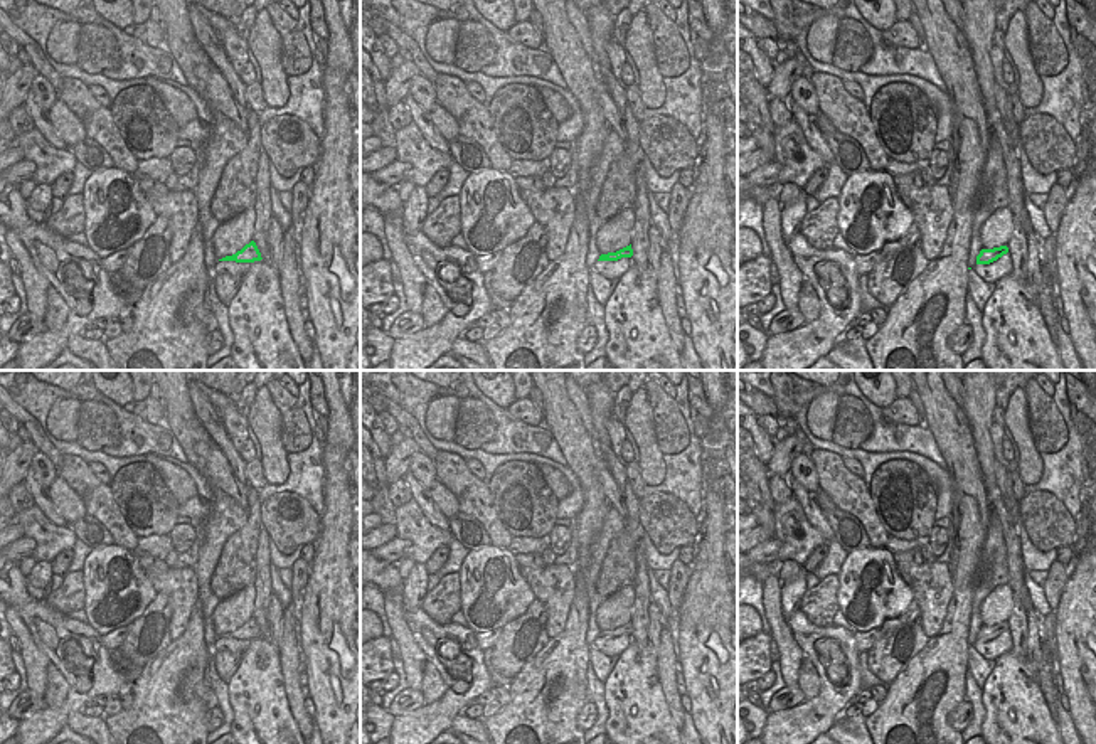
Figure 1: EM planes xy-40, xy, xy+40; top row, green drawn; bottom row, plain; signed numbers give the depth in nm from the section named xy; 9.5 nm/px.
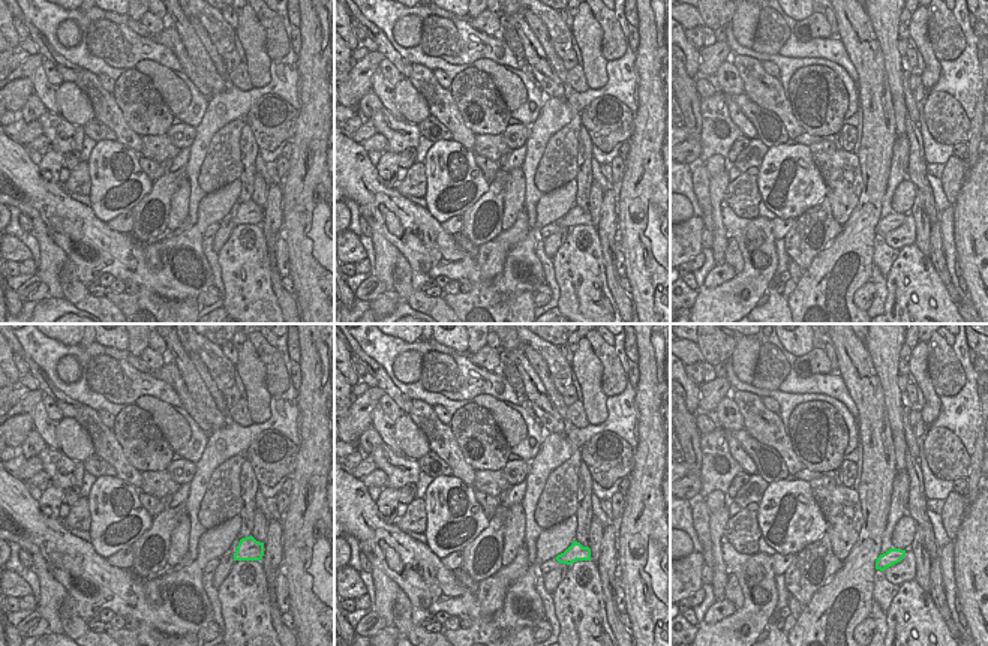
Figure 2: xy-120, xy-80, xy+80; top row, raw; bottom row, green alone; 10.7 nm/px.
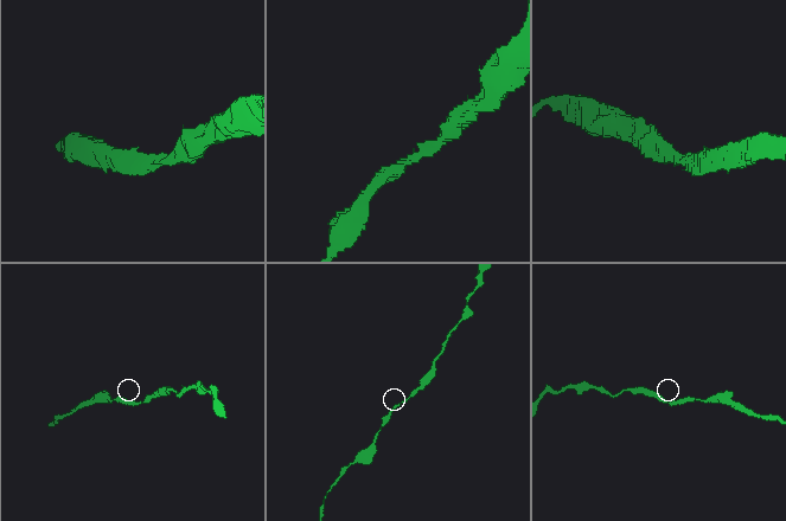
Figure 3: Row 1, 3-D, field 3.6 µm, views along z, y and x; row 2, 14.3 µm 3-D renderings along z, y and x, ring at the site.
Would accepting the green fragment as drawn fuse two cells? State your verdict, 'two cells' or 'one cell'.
one cell

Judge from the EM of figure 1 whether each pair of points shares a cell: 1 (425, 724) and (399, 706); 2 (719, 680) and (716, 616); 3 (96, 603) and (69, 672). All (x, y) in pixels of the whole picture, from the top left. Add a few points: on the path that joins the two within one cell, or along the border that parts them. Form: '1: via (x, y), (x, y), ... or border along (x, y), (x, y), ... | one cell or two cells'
1: border along (425, 704), (394, 717) | two cells
2: via (718, 665), (716, 632) | one cell
3: border along (88, 621), (101, 635) | two cells

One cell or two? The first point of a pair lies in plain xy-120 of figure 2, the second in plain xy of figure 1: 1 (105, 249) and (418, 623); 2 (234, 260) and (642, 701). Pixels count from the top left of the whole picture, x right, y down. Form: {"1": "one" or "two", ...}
{"1": "one", "2": "one"}

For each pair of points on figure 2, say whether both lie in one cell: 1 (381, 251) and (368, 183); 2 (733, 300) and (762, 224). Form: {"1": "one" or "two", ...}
{"1": "two", "2": "one"}

